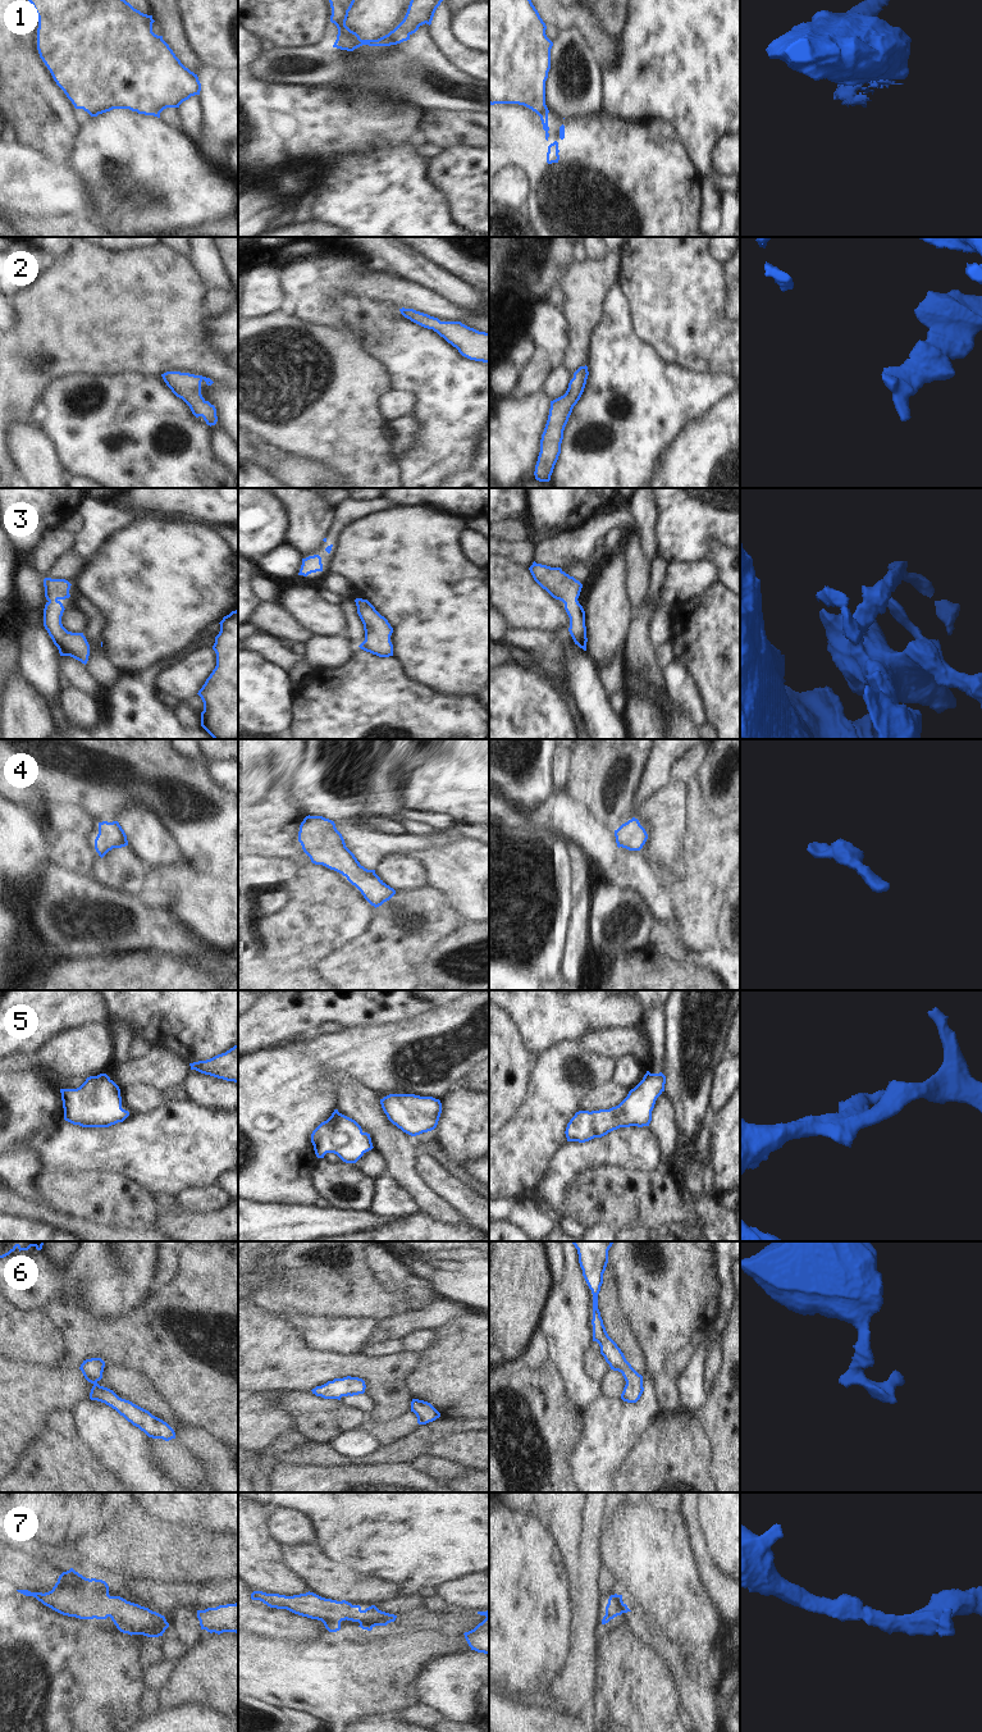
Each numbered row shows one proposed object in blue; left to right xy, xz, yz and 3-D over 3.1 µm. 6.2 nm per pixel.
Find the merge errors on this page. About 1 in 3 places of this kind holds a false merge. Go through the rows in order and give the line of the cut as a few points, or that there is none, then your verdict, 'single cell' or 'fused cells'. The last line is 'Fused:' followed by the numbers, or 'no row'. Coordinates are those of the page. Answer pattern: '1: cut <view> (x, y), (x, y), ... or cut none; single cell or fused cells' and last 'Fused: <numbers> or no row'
1: cut xz (389, 32), (396, 39), (409, 33); fused cells
2: cut none; single cell
3: cut none; single cell
4: cut none; single cell
5: cut none; single cell
6: cut none; single cell
7: cut none; single cell
Fused: 1

